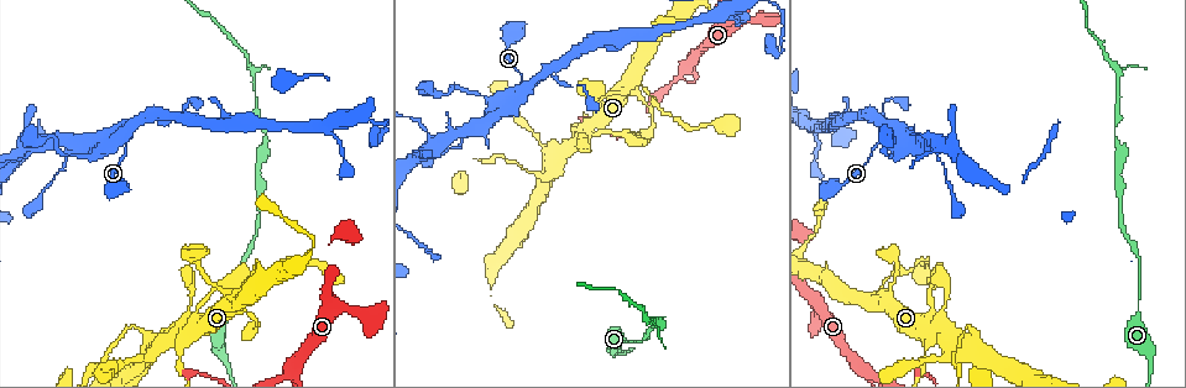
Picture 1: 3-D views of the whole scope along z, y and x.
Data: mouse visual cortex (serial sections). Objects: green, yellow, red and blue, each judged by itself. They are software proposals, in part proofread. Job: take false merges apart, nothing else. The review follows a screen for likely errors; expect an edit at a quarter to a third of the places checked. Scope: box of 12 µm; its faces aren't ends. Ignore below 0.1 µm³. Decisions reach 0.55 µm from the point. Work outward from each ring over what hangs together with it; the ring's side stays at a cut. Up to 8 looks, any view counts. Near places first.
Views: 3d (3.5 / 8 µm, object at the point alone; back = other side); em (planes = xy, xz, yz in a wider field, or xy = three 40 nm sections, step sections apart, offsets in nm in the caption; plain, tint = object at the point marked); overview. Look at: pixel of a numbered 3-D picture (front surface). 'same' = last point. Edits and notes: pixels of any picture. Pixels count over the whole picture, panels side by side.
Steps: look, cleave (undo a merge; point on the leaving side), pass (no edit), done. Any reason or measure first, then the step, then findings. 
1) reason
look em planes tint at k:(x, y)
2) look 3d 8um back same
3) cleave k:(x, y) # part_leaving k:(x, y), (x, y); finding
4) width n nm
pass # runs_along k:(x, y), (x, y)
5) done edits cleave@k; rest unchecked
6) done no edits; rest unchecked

thin neck
look 3d 3.5um back at 1:(251, 273)

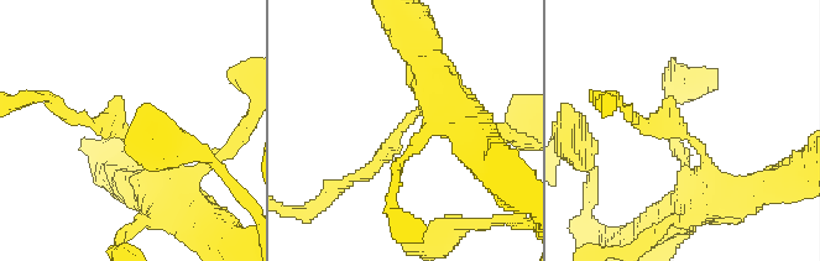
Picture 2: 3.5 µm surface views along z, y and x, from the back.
arm_widths 150, 350 nm
look em xy step 1 tint at 2:(128, 128)

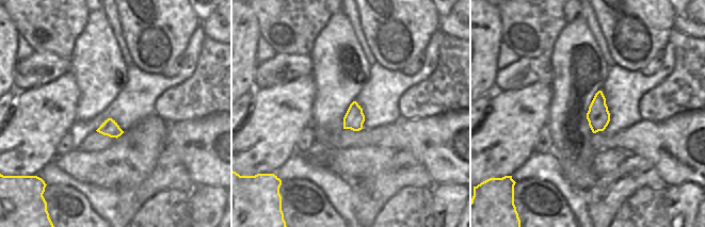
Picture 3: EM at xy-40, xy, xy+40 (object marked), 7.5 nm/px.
pass # continuous, no second cell

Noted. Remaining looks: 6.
look 3d 3.5um at 1:(356, 309)

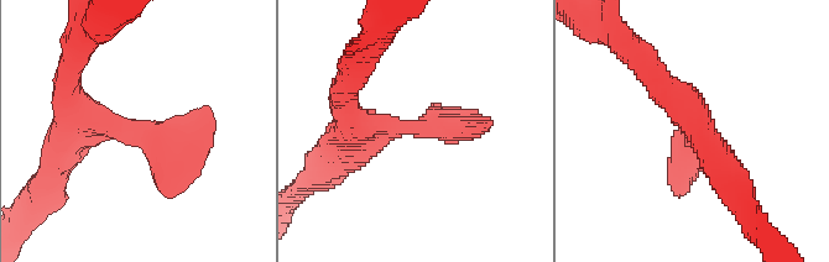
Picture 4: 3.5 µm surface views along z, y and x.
look em planes tint at 4:(412, 129)

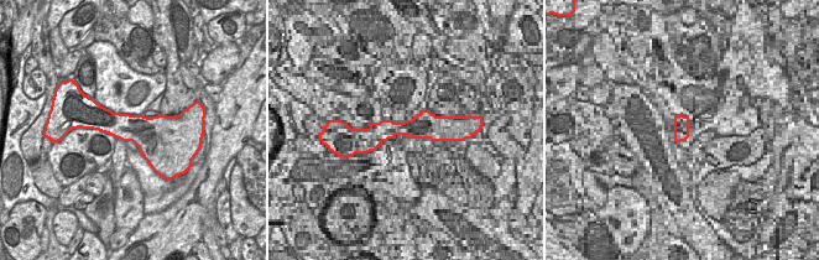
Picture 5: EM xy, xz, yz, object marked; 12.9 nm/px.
pass # runs_along 4:(340, 136), (371, 124), (485, 124); one cell here

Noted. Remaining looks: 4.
abrupt turn
look 3d 3.5um at 1:(195, 317)

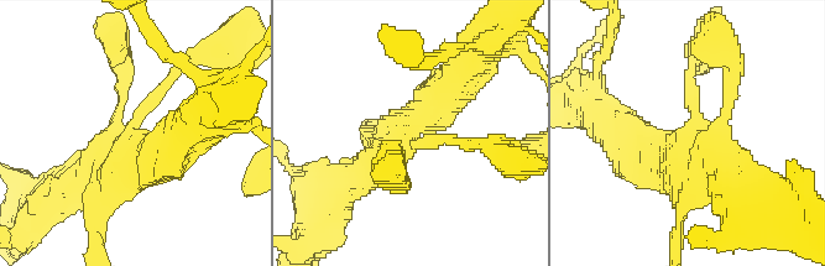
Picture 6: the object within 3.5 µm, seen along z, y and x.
look em xy step 2 tint at 6:(128, 136)

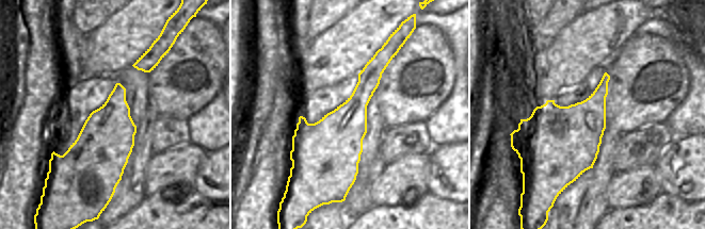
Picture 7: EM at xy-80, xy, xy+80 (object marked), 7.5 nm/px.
width 400 nm
pass # runs_along 6:(632, 139), (671, 161), (695, 131), (693, 69); one cell here

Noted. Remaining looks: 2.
done no edits; rest unchecked

